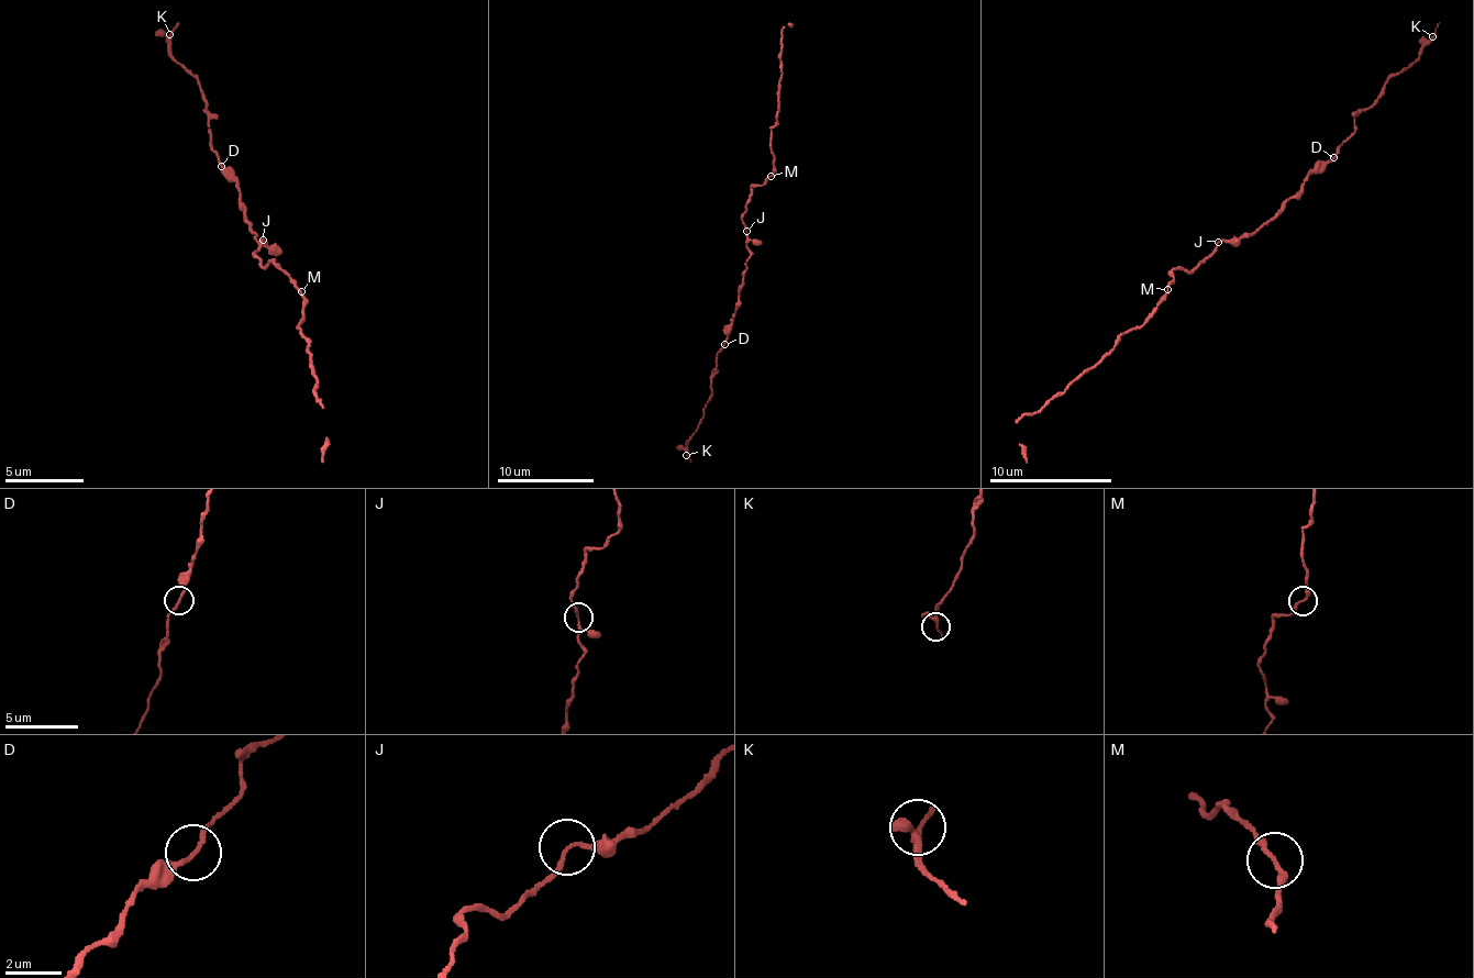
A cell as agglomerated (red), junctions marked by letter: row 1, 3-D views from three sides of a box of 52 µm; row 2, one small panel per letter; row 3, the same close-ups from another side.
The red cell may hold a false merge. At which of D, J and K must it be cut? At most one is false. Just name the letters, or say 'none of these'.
none of these

